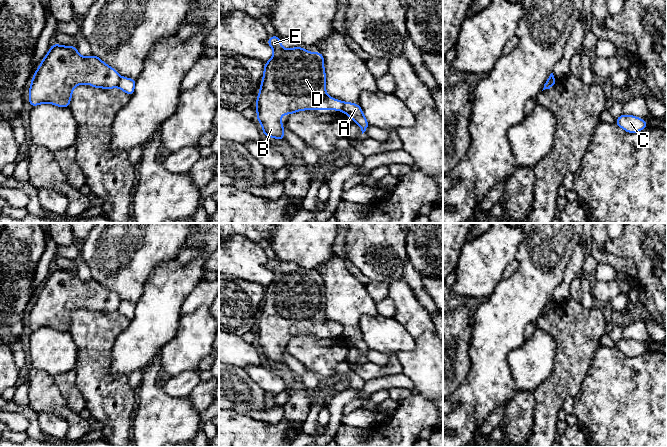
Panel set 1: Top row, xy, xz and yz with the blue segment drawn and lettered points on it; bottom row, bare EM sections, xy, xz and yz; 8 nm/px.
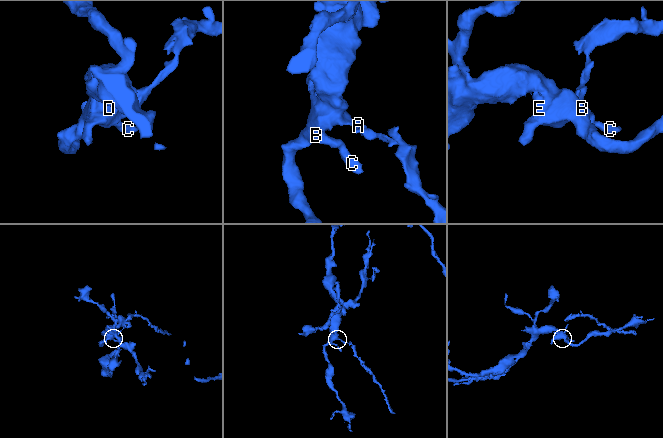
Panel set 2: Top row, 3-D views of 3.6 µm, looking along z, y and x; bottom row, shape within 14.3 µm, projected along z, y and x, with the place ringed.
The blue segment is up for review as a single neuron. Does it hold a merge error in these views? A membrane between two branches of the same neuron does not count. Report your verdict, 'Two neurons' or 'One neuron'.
Two neurons

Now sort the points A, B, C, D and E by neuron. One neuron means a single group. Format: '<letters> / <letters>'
A / B C D E

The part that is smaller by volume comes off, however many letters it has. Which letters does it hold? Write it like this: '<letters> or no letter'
A

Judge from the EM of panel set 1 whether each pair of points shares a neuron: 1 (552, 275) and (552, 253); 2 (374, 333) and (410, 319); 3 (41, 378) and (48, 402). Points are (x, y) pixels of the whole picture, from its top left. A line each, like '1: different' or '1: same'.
1: same
2: different
3: same

